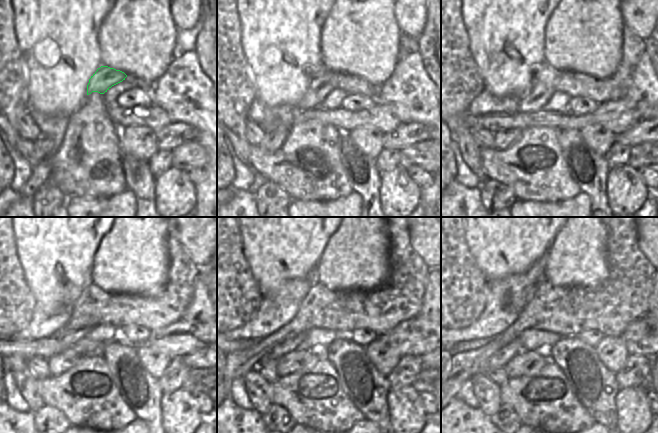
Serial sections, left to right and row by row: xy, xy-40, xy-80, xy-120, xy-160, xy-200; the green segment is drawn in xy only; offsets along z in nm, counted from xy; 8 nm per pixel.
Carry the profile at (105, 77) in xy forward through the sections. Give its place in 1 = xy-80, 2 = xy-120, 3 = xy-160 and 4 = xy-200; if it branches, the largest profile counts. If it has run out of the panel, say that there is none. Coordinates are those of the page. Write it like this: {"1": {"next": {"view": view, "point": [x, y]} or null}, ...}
{"1": {"next": {"view": "xy-80", "point": [540, 93]}}, "2": {"next": {"view": "xy-120", "point": [68, 340]}}, "3": {"next": {"view": "xy-160", "point": [291, 344]}}, "4": {"next": {"view": "xy-200", "point": [501, 357]}}}

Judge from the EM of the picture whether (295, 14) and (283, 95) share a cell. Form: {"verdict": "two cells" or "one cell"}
{"verdict": "one cell"}

